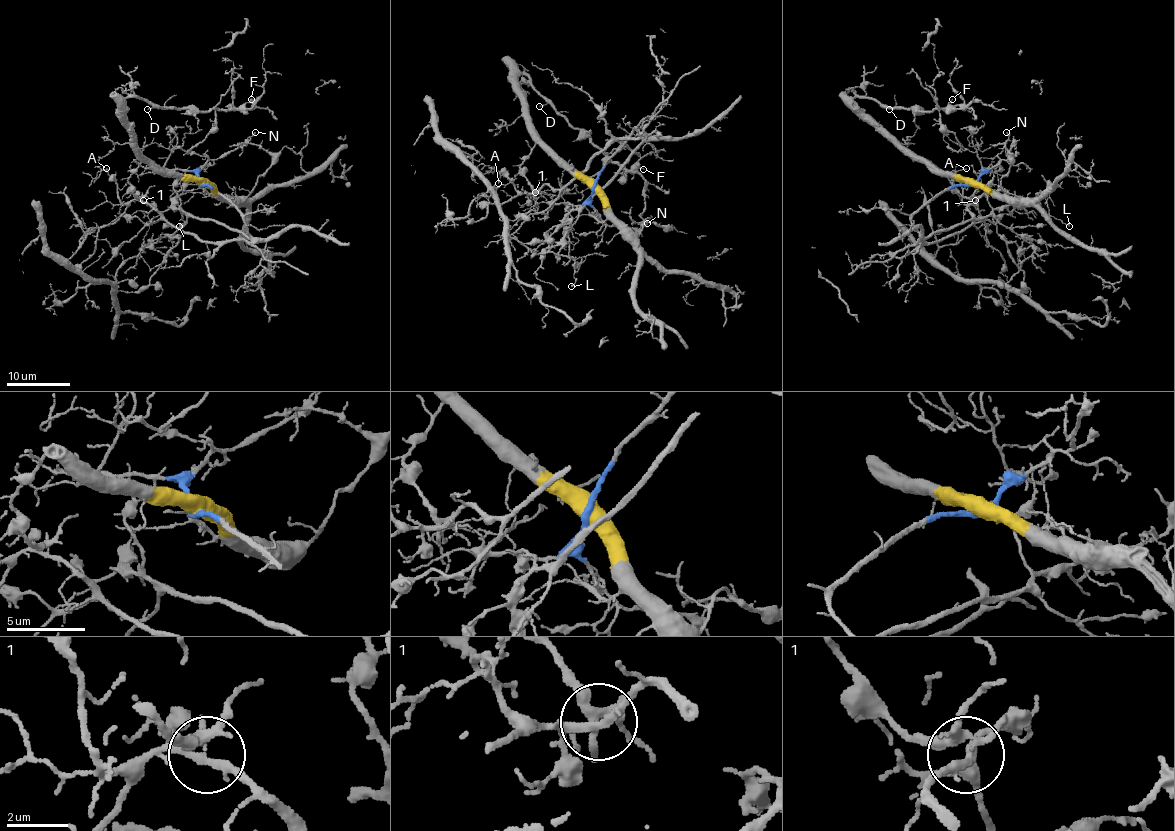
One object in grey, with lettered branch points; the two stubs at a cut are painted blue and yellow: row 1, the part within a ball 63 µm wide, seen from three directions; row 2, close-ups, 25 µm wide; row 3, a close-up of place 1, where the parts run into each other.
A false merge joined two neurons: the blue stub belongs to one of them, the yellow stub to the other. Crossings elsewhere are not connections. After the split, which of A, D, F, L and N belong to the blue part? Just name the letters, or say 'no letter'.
A, L

